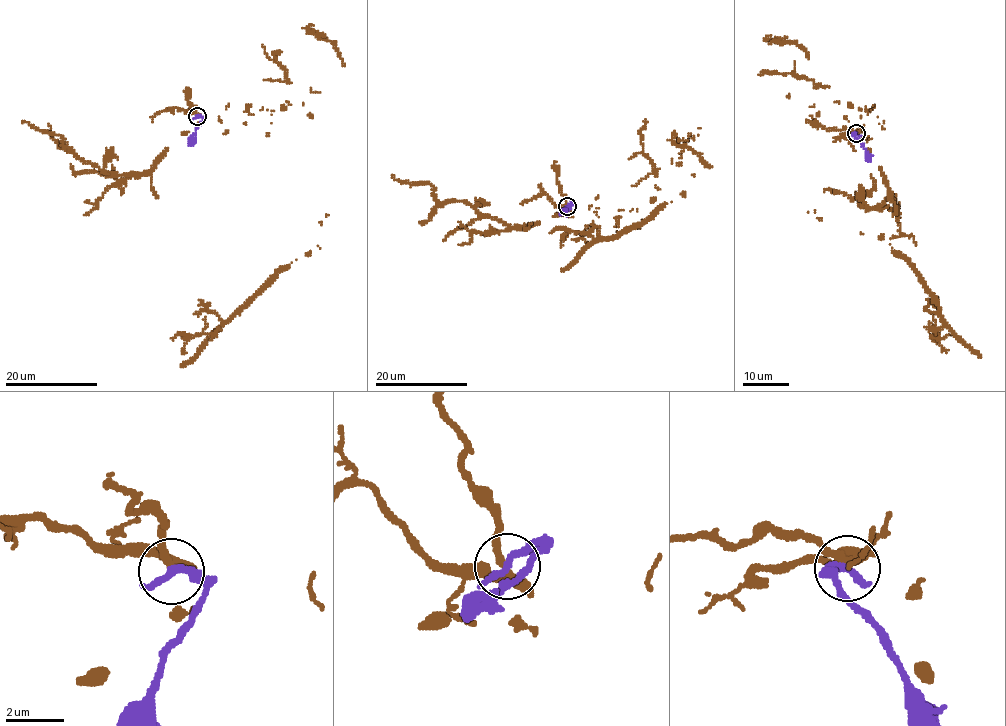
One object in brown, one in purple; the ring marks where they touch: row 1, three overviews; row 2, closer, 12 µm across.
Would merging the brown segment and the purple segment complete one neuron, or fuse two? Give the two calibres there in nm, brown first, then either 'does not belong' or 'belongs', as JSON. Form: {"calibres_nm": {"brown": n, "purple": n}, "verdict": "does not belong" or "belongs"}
{"calibres_nm": {"brown": 240, "purple": 240}, "verdict": "does not belong"}

